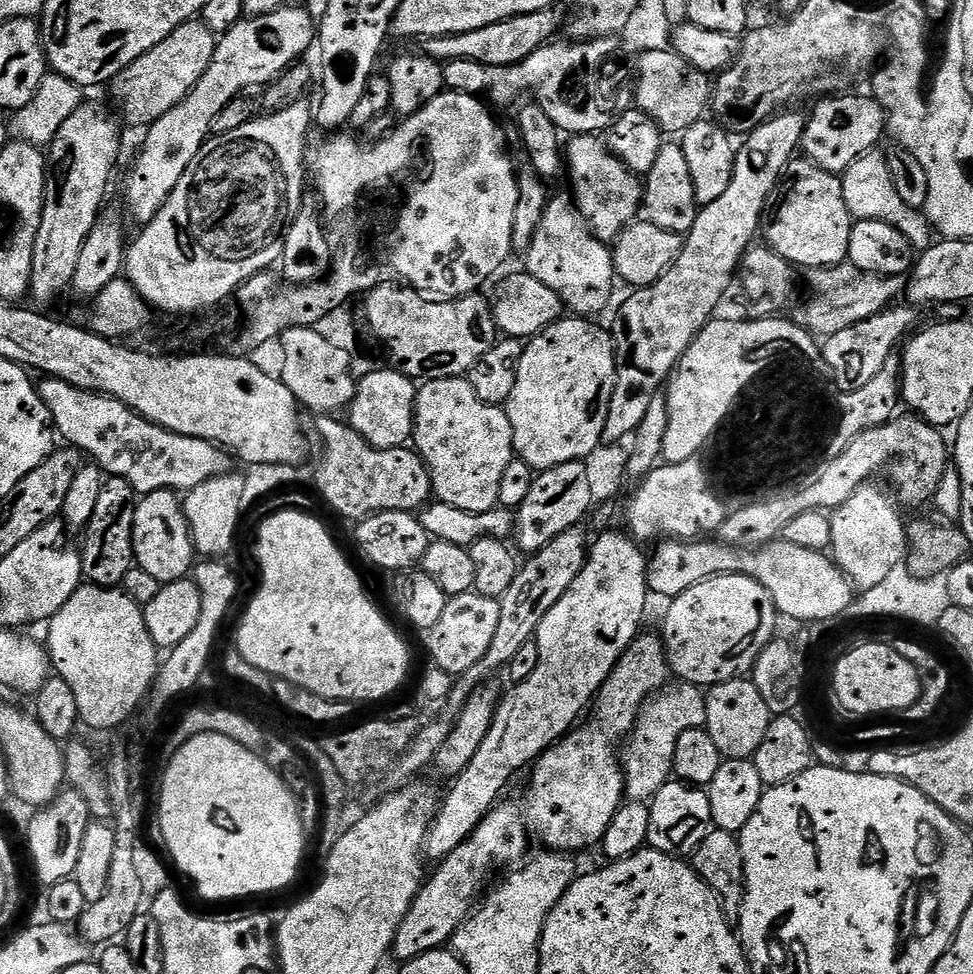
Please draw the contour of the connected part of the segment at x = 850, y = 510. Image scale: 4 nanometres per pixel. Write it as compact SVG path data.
M865 486L860 488L853 496L846 498L831 513L832 518L832 547L830 555L835 560L837 567L844 572L844 575L852 581L857 589L867 590L878 586L894 566L898 566L905 559L908 553L908 534L905 521L900 521L900 516L896 513L897 505L880 488Z

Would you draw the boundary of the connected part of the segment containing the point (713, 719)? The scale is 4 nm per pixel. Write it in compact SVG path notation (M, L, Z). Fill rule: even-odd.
M751 679L727 680L707 689L704 727L710 738L714 738L714 746L718 746L721 757L729 760L753 759L773 718L762 694L758 694L758 686L754 686Z

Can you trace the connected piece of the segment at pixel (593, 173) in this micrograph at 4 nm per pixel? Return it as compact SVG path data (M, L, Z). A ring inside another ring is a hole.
M580 134L576 140L576 192L575 199L578 201L580 217L584 219L584 225L592 231L599 240L605 242L615 241L616 237L633 223L641 215L644 189L641 177L635 172L628 171L627 166L613 156L608 150L608 145L599 135Z

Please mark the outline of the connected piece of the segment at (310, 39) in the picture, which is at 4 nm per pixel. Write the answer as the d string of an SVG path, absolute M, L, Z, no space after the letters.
M285 6L274 14L249 16L239 20L231 30L217 39L214 58L196 83L196 88L174 110L162 114L147 129L144 149L128 176L124 196L132 216L141 225L149 224L170 198L174 186L186 174L190 162L198 158L204 141L213 135L211 122L224 107L236 100L247 88L260 88L284 75L308 47L317 39L317 25L312 16L300 8Z

